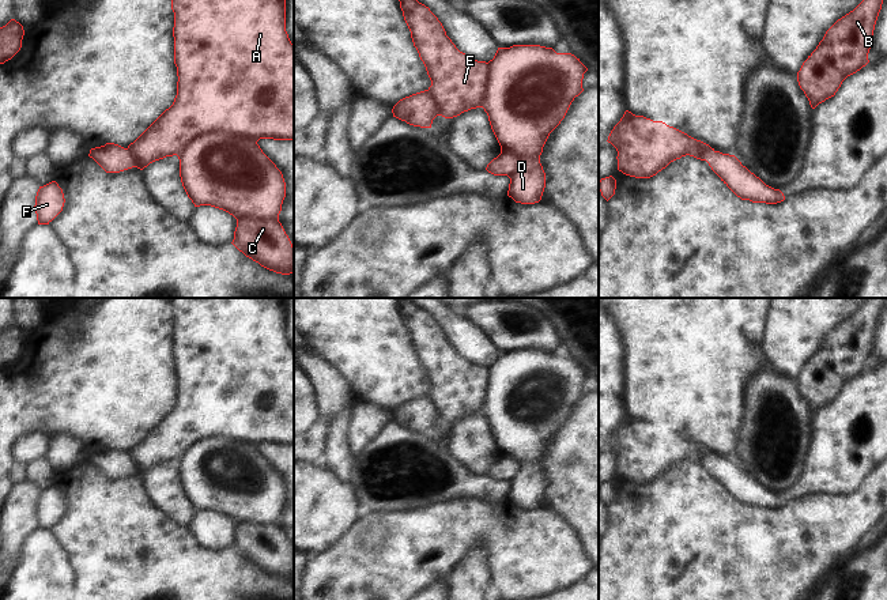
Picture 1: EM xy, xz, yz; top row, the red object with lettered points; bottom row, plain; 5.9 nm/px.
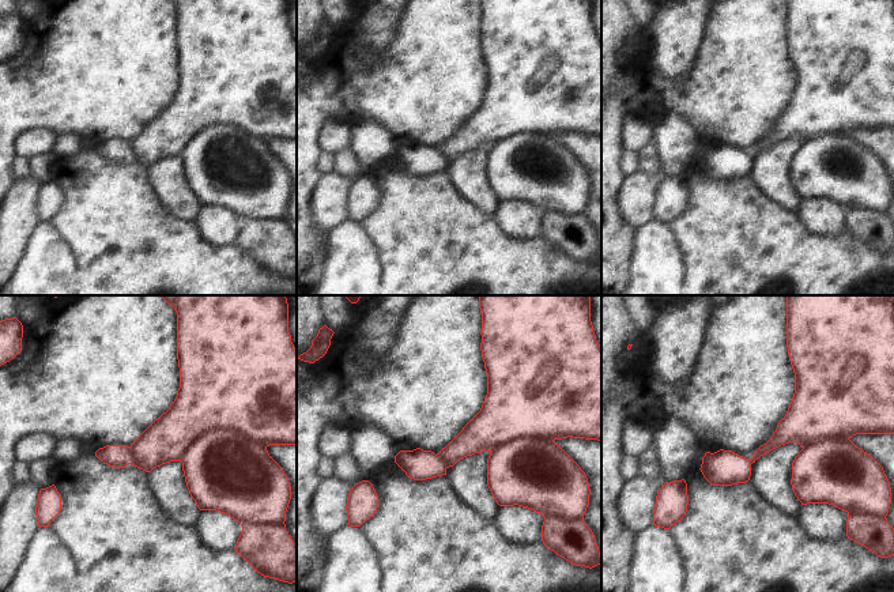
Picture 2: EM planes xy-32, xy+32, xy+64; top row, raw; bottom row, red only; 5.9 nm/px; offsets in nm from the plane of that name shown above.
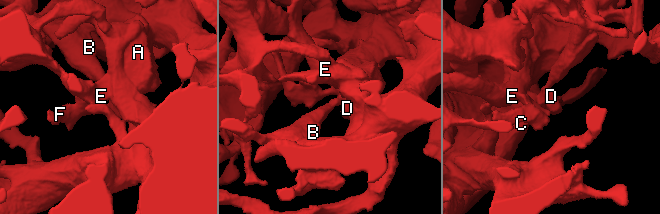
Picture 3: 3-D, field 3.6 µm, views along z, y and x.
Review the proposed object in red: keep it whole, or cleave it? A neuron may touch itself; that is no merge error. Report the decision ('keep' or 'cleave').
cleave

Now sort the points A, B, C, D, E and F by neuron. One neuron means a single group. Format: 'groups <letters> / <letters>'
groups A E / B C D F

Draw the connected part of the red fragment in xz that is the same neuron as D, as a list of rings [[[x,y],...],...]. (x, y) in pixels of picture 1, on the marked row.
[[[540,45],[498,48],[487,67],[483,109],[501,146],[501,154],[486,170],[510,178],[507,196],[516,203],[539,203],[546,188],[546,173],[540,163],[543,147],[574,98],[584,91],[582,79],[588,68],[571,53],[556,53],[552,48]]]

